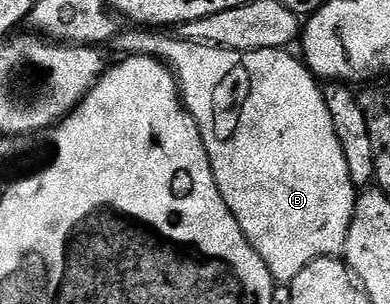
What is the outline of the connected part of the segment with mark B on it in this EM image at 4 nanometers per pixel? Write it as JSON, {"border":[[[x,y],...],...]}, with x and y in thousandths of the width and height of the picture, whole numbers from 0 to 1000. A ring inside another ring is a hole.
{"border":[[[318,92],[308,109],[285,125],[282,151],[297,164],[318,164],[331,181],[369,178],[377,191],[405,191],[444,243],[451,247],[462,286],[462,319],[474,355],[497,382],[497,395],[513,424],[513,444],[523,464],[528,500],[538,513],[538,553],[549,566],[549,592],[559,605],[559,632],[569,658],[579,658],[579,684],[610,724],[610,750],[631,776],[631,789],[672,842],[682,882],[692,882],[700,918],[710,931],[744,934],[805,855],[846,849],[869,839],[887,803],[892,753],[903,734],[903,701],[913,681],[918,648],[915,615],[897,592],[897,566],[887,553],[887,513],[877,500],[877,474],[867,461],[867,434],[856,434],[856,395],[846,395],[846,368],[836,355],[831,299],[823,273],[813,266],[797,230],[779,214],[767,188],[759,191],[736,161],[726,164],[574,164],[564,151],[528,151],[521,138],[482,138],[459,118],[444,118],[431,105],[403,105],[390,92]]]}

